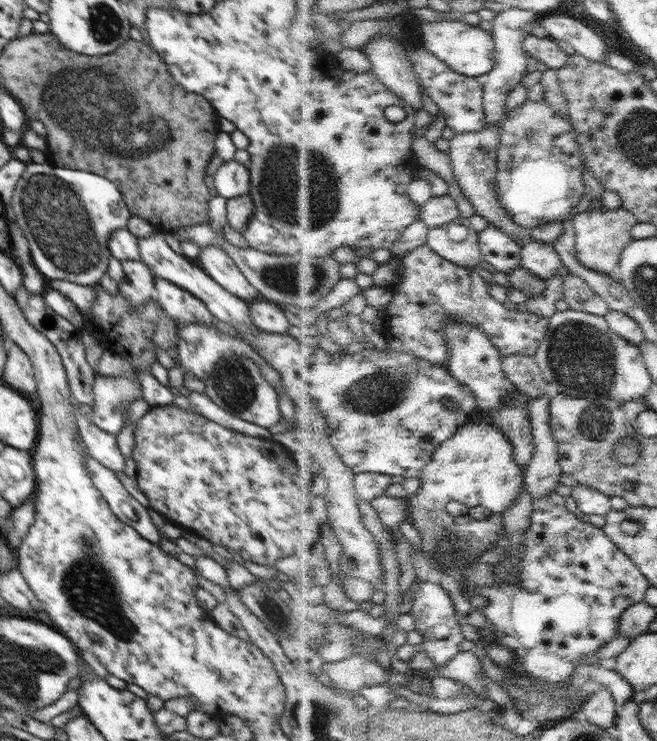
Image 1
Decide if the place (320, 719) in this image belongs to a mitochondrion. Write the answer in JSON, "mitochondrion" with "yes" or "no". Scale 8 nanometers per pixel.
{"mitochondrion":"yes"}

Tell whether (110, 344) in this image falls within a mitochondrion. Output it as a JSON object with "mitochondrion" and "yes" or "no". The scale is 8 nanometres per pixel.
{"mitochondrion":"no"}

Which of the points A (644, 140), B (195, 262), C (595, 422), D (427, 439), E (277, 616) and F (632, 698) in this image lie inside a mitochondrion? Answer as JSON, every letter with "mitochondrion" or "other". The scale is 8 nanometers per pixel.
{"A":"mitochondrion","B":"other","C":"mitochondrion","D":"other","E":"mitochondrion","F":"other"}

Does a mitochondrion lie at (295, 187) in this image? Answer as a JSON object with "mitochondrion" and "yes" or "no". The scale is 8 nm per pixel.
{"mitochondrion":"yes"}

